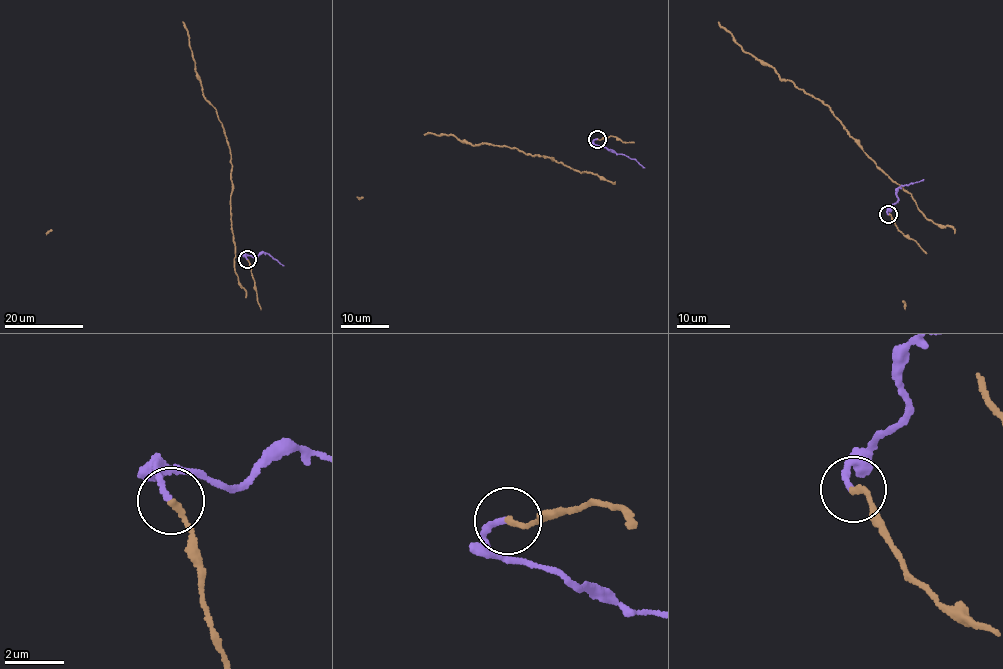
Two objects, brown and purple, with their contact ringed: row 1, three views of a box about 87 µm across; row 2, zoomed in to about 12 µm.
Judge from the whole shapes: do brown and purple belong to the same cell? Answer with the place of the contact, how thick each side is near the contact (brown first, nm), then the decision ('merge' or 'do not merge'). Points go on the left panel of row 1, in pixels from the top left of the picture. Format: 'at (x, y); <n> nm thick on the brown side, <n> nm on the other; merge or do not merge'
at (247, 259); 180 nm thick on the brown side, 170 nm on the other; do not merge

